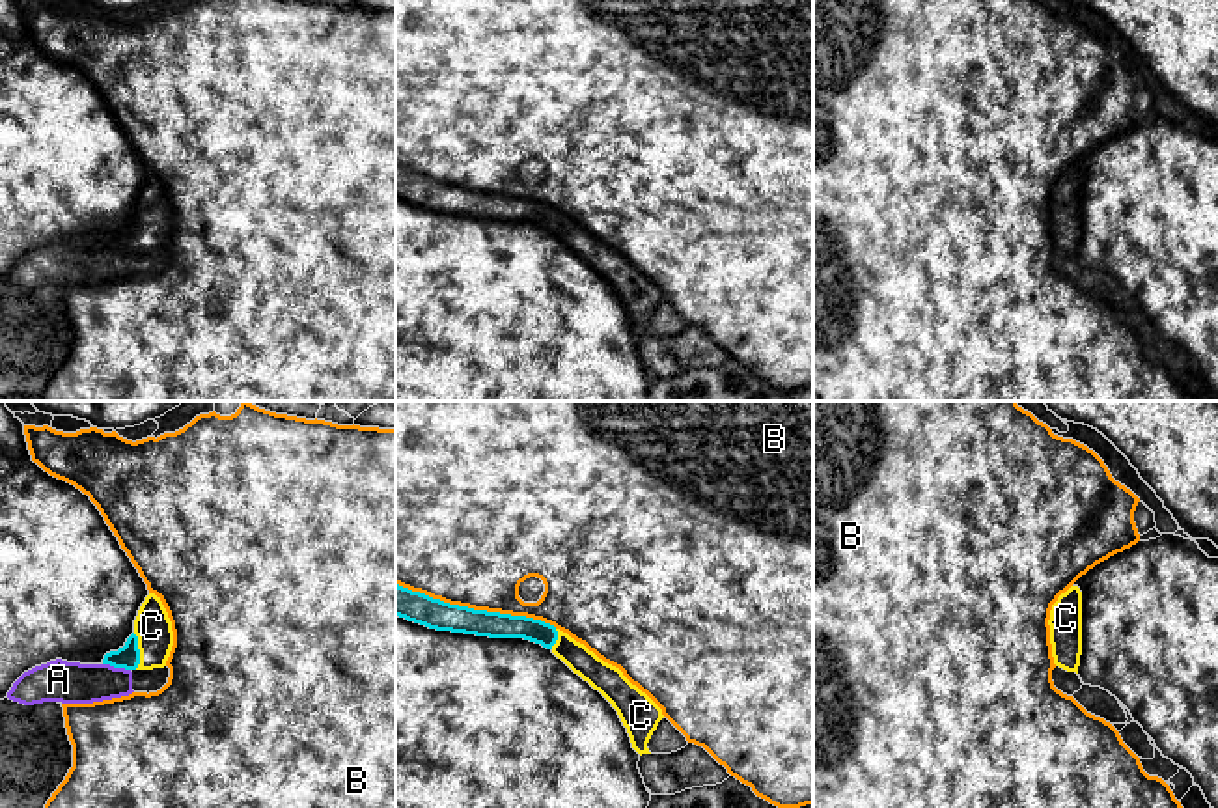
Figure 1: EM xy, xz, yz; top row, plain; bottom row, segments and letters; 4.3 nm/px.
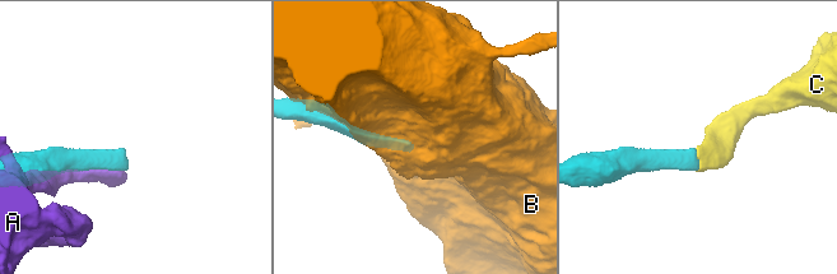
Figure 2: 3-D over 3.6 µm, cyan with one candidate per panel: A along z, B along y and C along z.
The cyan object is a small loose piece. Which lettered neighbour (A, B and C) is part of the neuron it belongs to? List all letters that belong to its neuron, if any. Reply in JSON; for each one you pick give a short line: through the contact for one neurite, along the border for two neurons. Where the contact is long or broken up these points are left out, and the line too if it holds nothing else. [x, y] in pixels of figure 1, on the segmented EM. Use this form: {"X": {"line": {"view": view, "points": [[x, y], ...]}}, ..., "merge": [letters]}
{"C": {"line": {"view": "xy", "points": [[127, 657], [138, 652], [152, 639], [152, 626]]}}, "merge": ["C"]}

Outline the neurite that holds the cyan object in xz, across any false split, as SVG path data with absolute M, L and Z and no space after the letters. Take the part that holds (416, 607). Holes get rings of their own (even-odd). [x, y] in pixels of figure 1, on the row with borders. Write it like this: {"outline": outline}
{"outline": "M395 584L395 616L436 631L489 638L524 638L541 644L612 704L627 728L632 748L640 756L651 754L647 743L664 718L662 709L632 685L619 668L604 662L554 625L526 616L450 605L399 584Z"}

